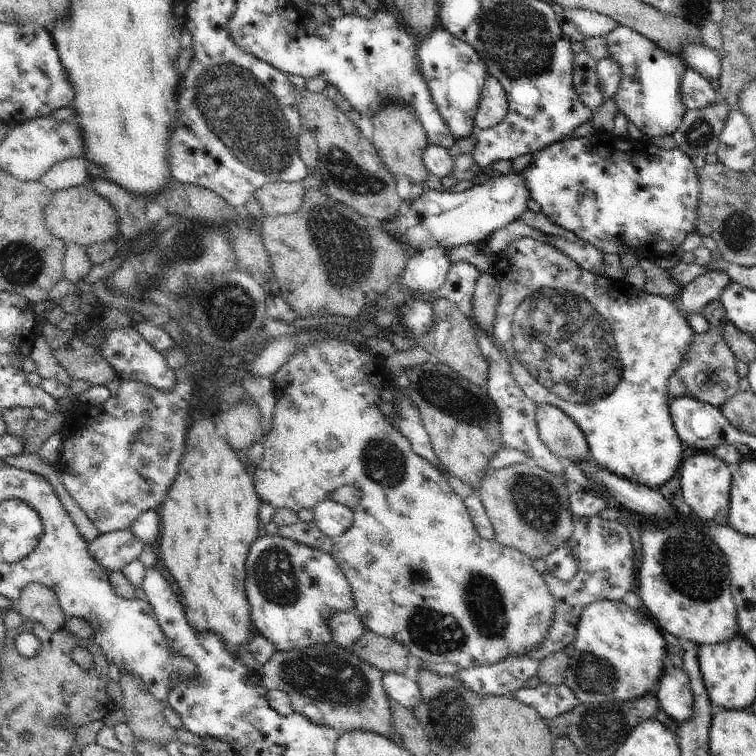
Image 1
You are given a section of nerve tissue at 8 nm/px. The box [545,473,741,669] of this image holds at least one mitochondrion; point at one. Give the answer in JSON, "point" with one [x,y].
{"point":[692,571]}

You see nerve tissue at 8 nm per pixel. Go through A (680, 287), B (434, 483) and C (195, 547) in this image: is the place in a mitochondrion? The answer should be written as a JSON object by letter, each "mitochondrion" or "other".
{"A":"other","B":"other","C":"other"}

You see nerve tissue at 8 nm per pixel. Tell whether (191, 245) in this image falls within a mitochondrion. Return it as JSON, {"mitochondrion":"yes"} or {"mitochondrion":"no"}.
{"mitochondrion":"yes"}

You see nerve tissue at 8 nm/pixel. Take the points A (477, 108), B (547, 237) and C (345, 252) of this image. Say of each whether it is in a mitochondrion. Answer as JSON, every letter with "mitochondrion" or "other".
{"A":"other","B":"other","C":"mitochondrion"}

